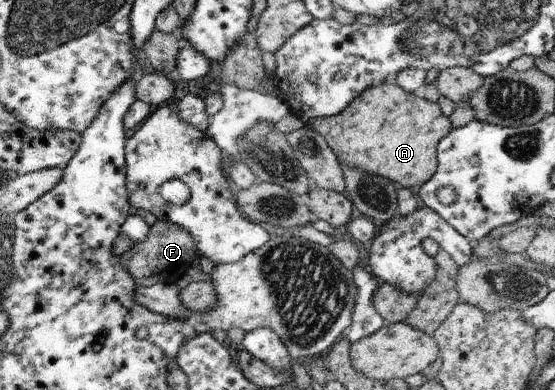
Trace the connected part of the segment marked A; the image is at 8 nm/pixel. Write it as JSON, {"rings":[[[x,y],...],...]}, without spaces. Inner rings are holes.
{"rings":[[[391,80],[382,81],[360,92],[342,112],[330,118],[311,119],[307,127],[324,138],[324,142],[334,153],[340,166],[368,172],[372,176],[381,176],[392,181],[398,188],[415,191],[436,172],[436,146],[445,134],[451,130],[450,120],[442,115],[437,103],[428,102],[408,94]]]}

